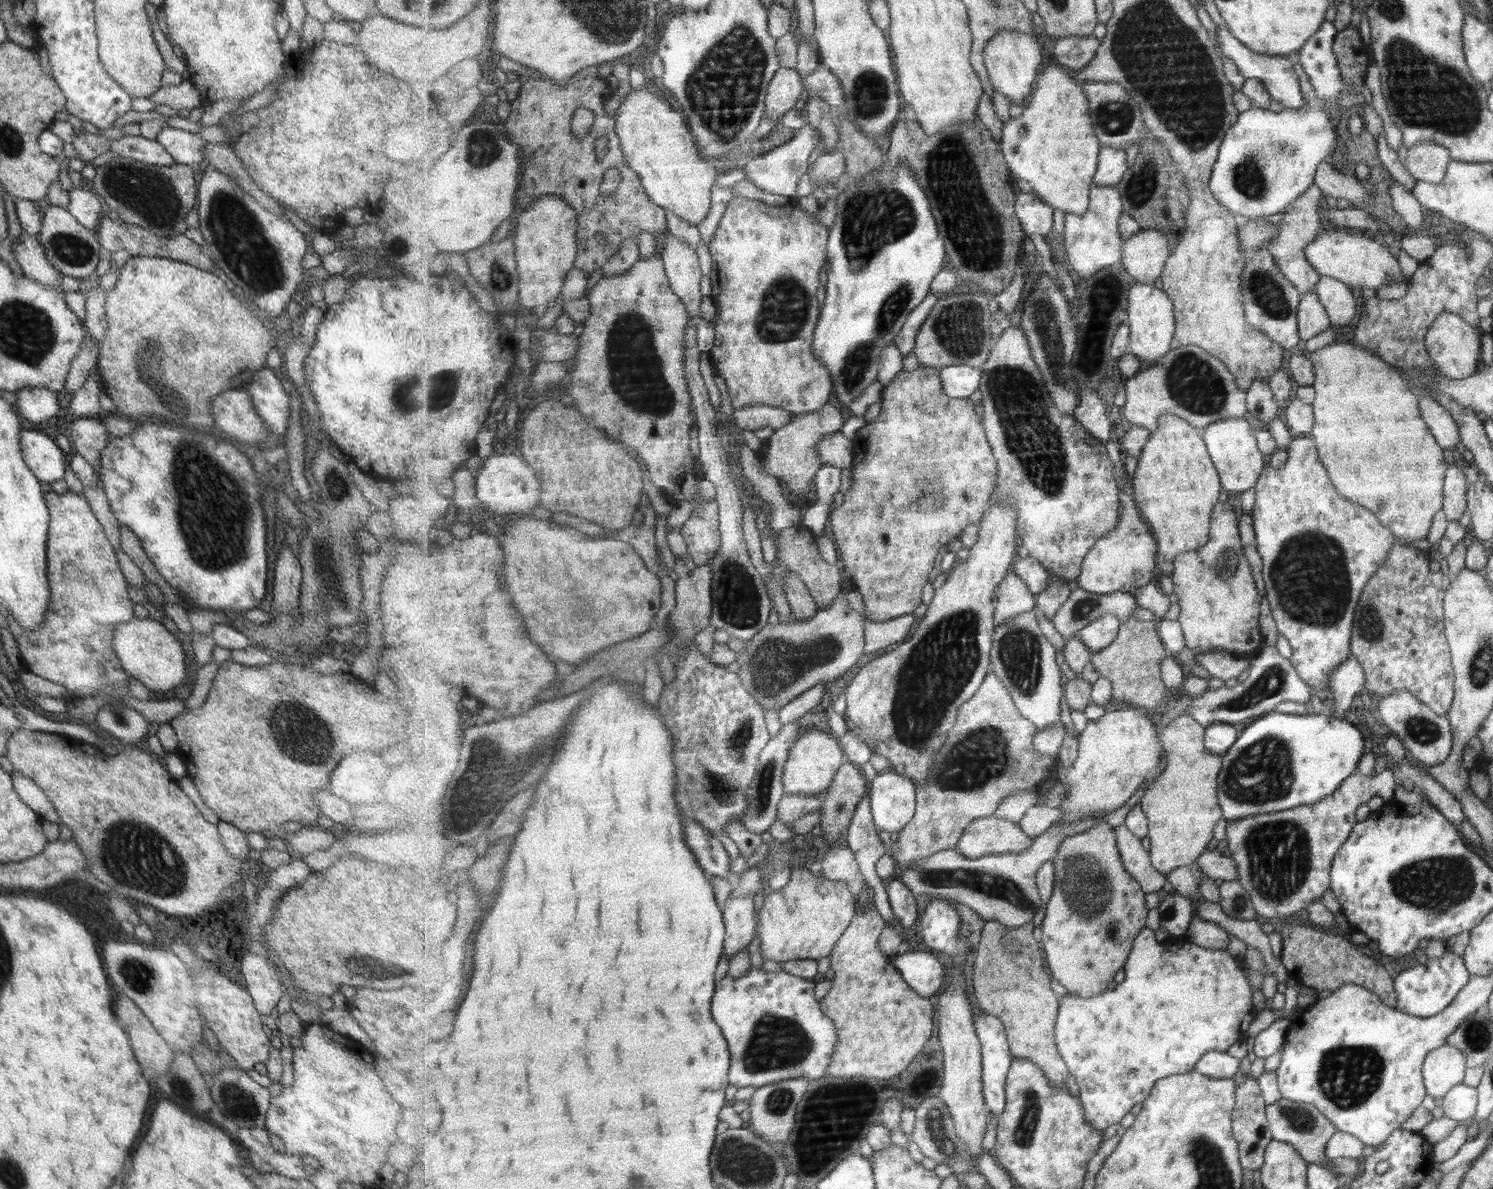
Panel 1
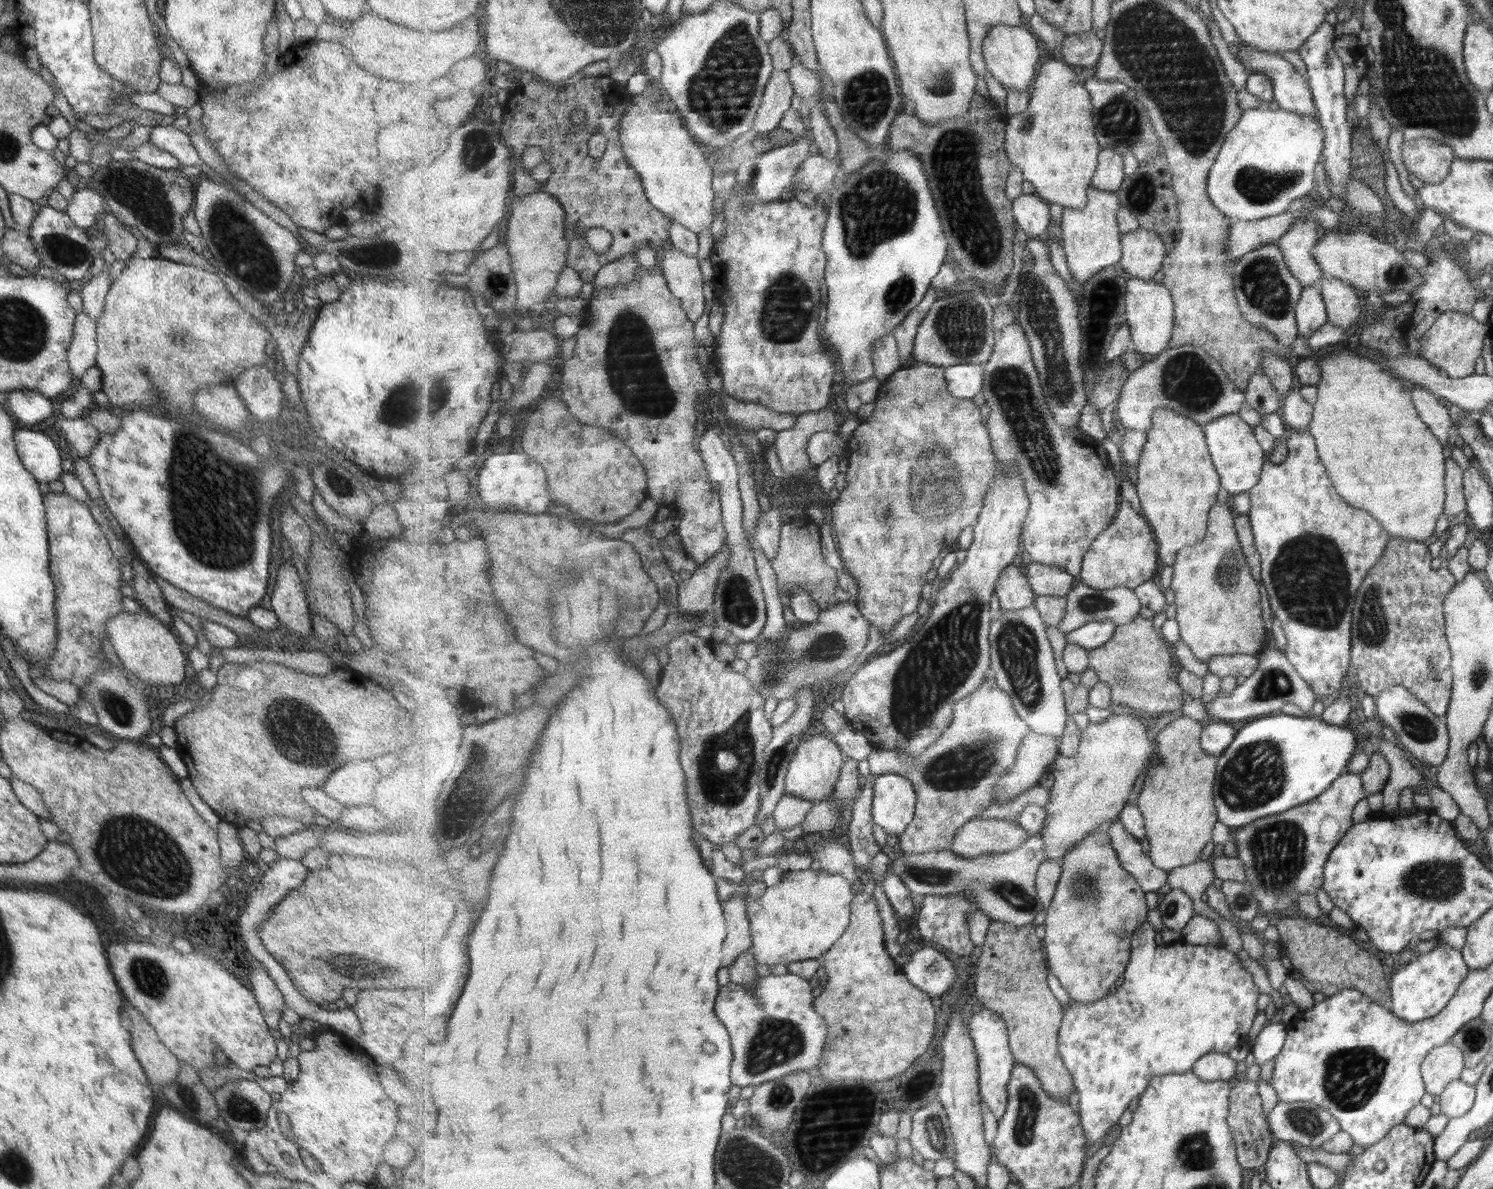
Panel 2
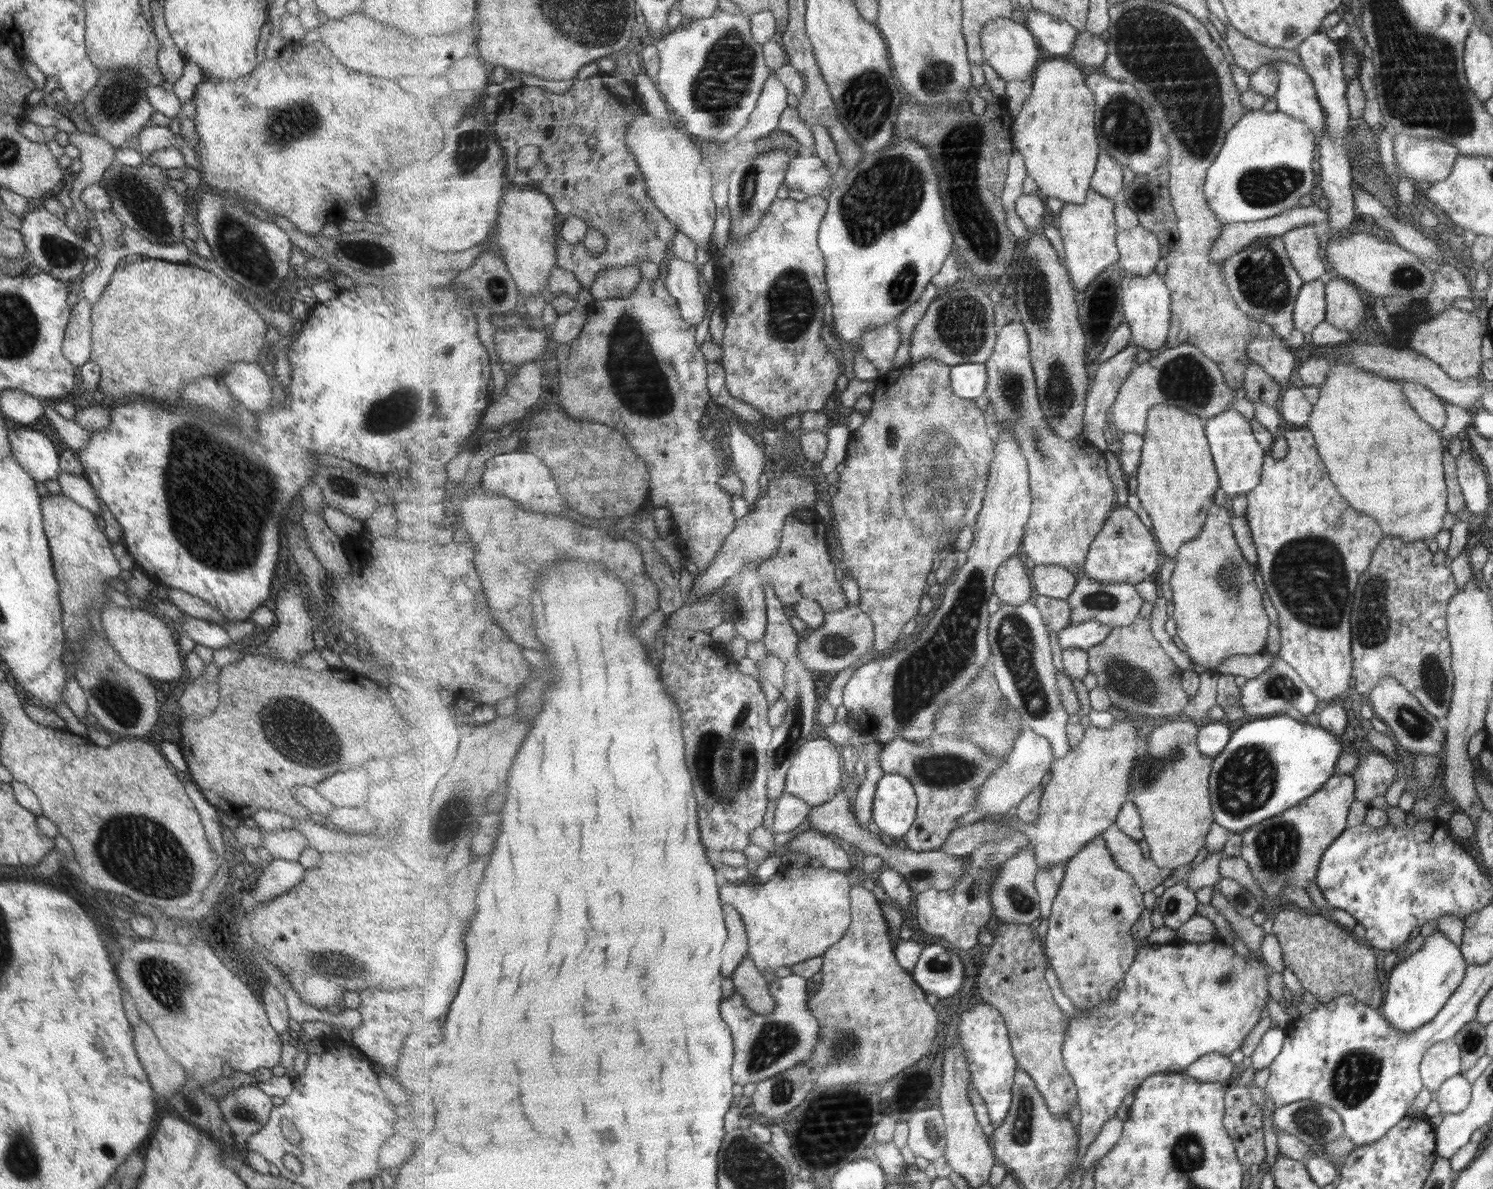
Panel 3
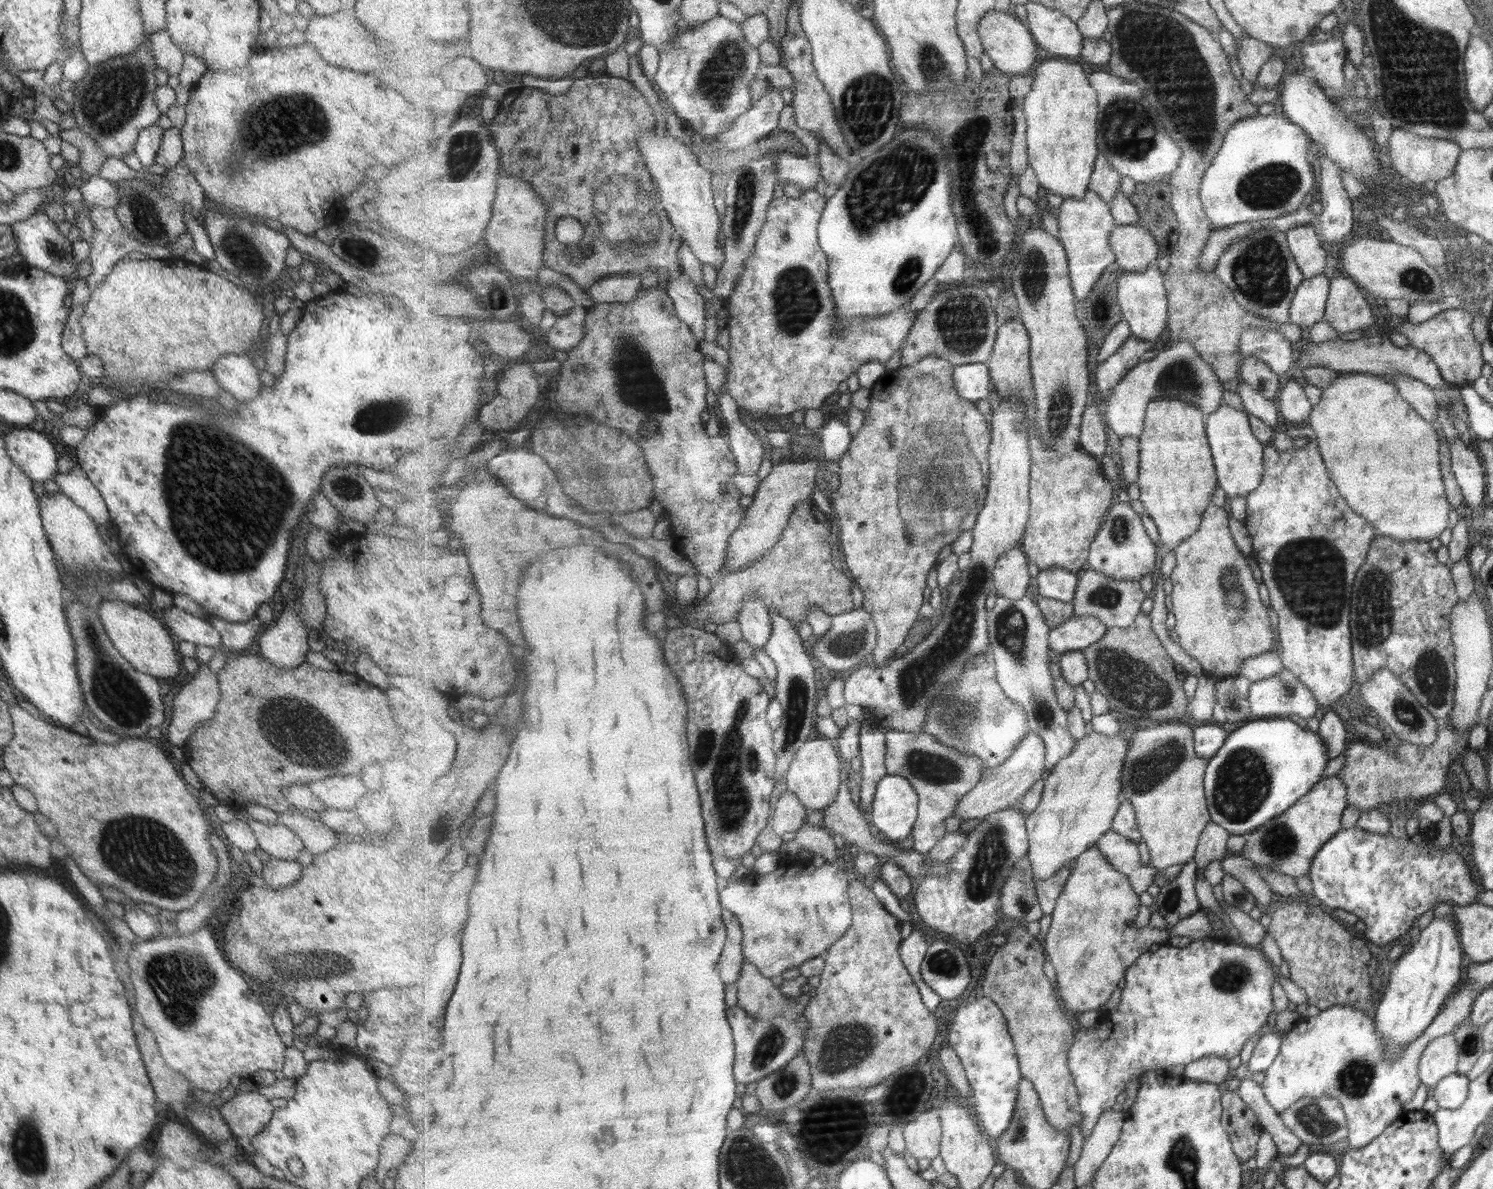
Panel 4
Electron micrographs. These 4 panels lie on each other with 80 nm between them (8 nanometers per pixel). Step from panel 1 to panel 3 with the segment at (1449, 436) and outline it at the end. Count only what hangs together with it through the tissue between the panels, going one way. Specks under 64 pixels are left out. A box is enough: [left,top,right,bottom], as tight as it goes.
[1400,381,1445,432]

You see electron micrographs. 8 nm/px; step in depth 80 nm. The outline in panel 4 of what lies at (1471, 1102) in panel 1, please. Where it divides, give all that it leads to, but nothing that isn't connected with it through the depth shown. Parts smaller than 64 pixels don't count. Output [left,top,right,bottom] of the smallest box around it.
[1430,1072,1468,1110]

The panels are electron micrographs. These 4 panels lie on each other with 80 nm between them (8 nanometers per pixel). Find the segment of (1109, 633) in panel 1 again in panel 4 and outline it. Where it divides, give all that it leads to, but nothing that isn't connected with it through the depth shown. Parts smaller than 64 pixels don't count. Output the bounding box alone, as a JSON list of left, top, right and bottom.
[1050,616,1107,655]

